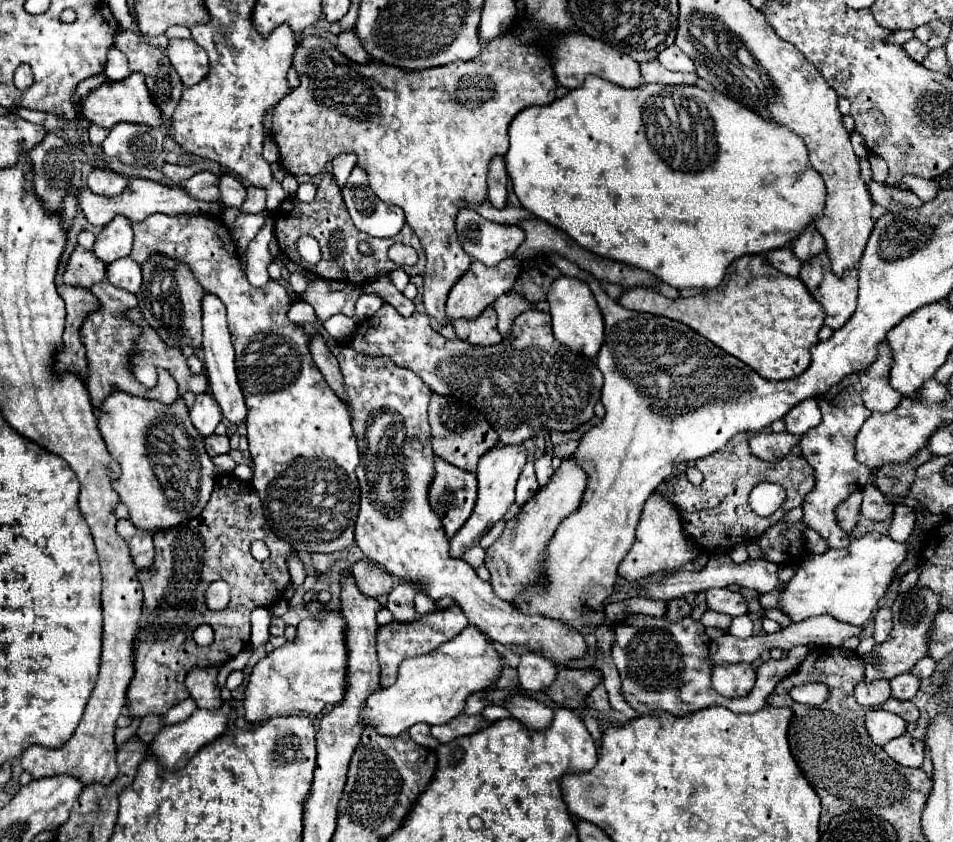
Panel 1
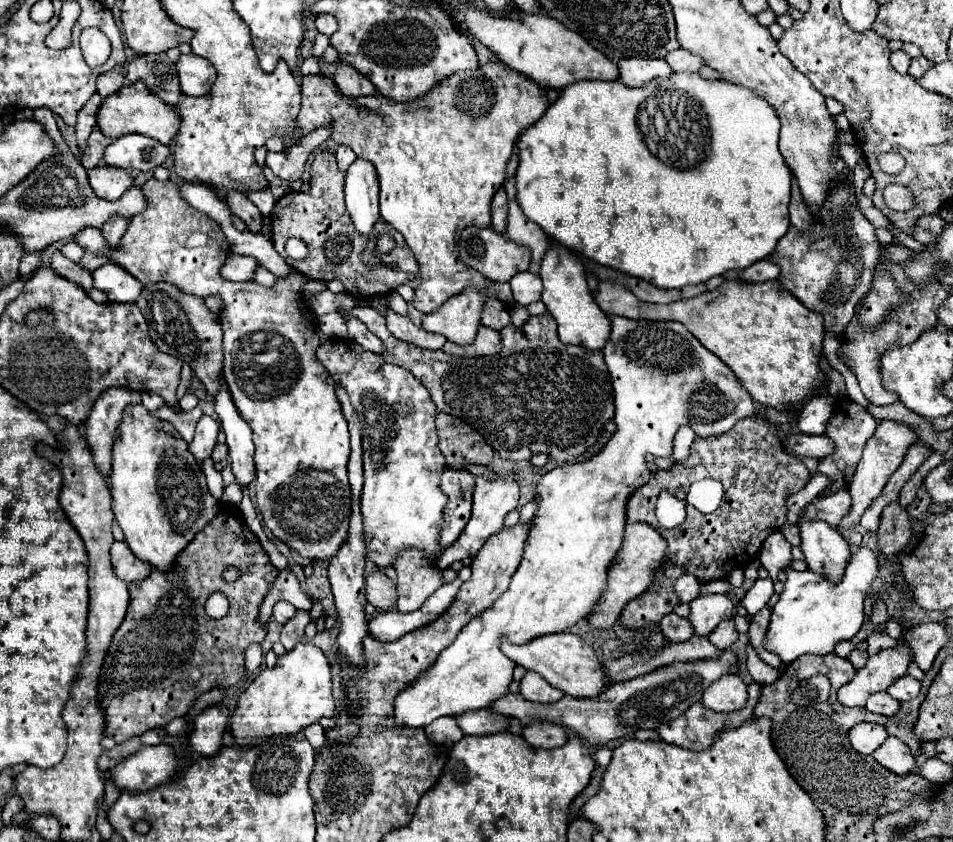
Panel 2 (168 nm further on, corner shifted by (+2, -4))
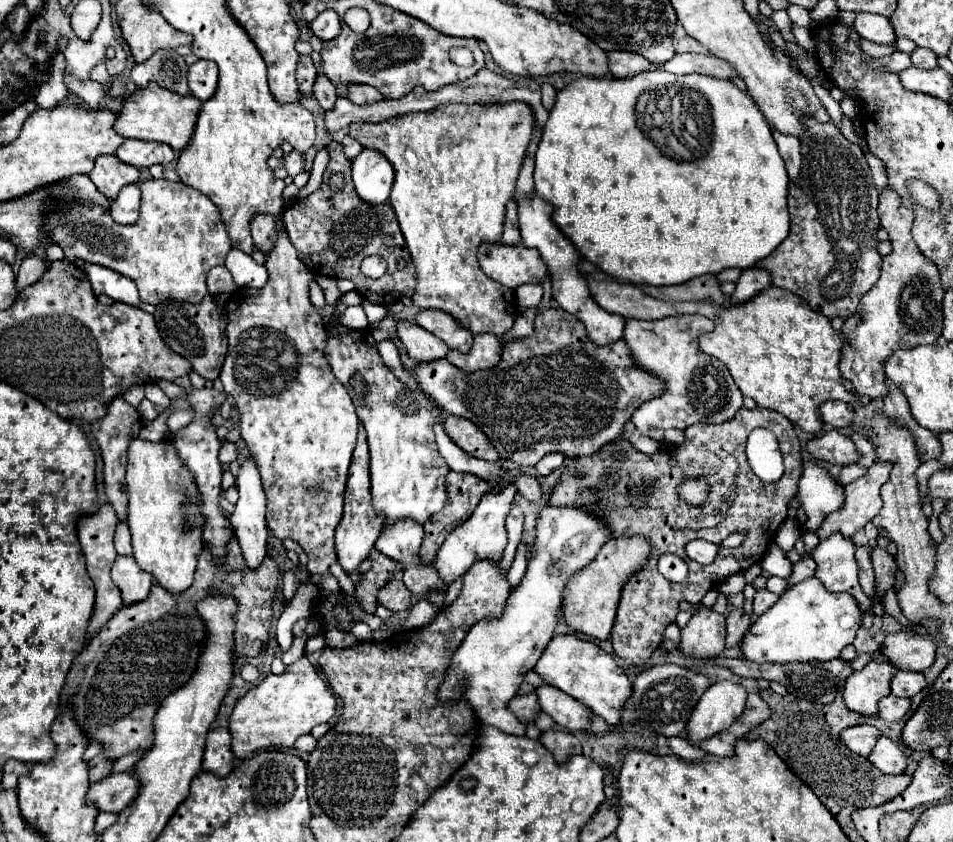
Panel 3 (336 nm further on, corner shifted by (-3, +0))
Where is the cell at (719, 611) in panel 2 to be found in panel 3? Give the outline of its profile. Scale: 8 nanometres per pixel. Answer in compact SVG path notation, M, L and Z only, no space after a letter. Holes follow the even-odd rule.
M700 608L682 628L680 650L692 658L714 658L724 650L726 616L714 608Z

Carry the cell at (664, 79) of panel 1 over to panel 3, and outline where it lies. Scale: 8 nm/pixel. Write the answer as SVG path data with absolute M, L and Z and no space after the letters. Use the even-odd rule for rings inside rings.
M610 52L608 62L610 62L610 72L614 78L632 78L652 68L652 64L644 56L634 52Z

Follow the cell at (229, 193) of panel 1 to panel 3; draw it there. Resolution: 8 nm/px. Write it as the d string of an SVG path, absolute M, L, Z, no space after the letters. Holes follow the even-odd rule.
M254 214L250 220L250 232L254 244L262 252L270 252L270 246L274 244L274 216Z

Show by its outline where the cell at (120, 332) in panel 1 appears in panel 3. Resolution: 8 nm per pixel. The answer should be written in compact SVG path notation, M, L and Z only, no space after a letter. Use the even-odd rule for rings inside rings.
M116 396L108 406L106 416L92 424L92 436L96 438L100 452L102 452L102 460L104 460L106 496L108 496L110 504L114 506L120 520L126 520L126 492L124 492L124 472L126 472L126 460L128 460L126 450L128 450L130 438L138 436L140 426L142 426L142 420L140 420L138 410L134 406L130 406L122 396Z

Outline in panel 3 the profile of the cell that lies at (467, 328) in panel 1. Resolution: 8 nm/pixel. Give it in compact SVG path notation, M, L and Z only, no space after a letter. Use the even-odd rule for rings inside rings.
M486 332L486 334L478 334L474 336L474 346L470 352L462 354L458 350L448 350L446 358L462 368L462 370L486 370L490 366L496 366L502 358L502 346L500 346L500 338L496 338L494 334Z

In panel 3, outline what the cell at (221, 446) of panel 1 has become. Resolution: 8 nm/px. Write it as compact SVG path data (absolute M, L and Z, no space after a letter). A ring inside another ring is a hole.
M224 442L222 448L220 448L220 462L222 462L222 464L230 464L230 462L234 462L236 458L238 458L238 448L236 448L236 444Z

